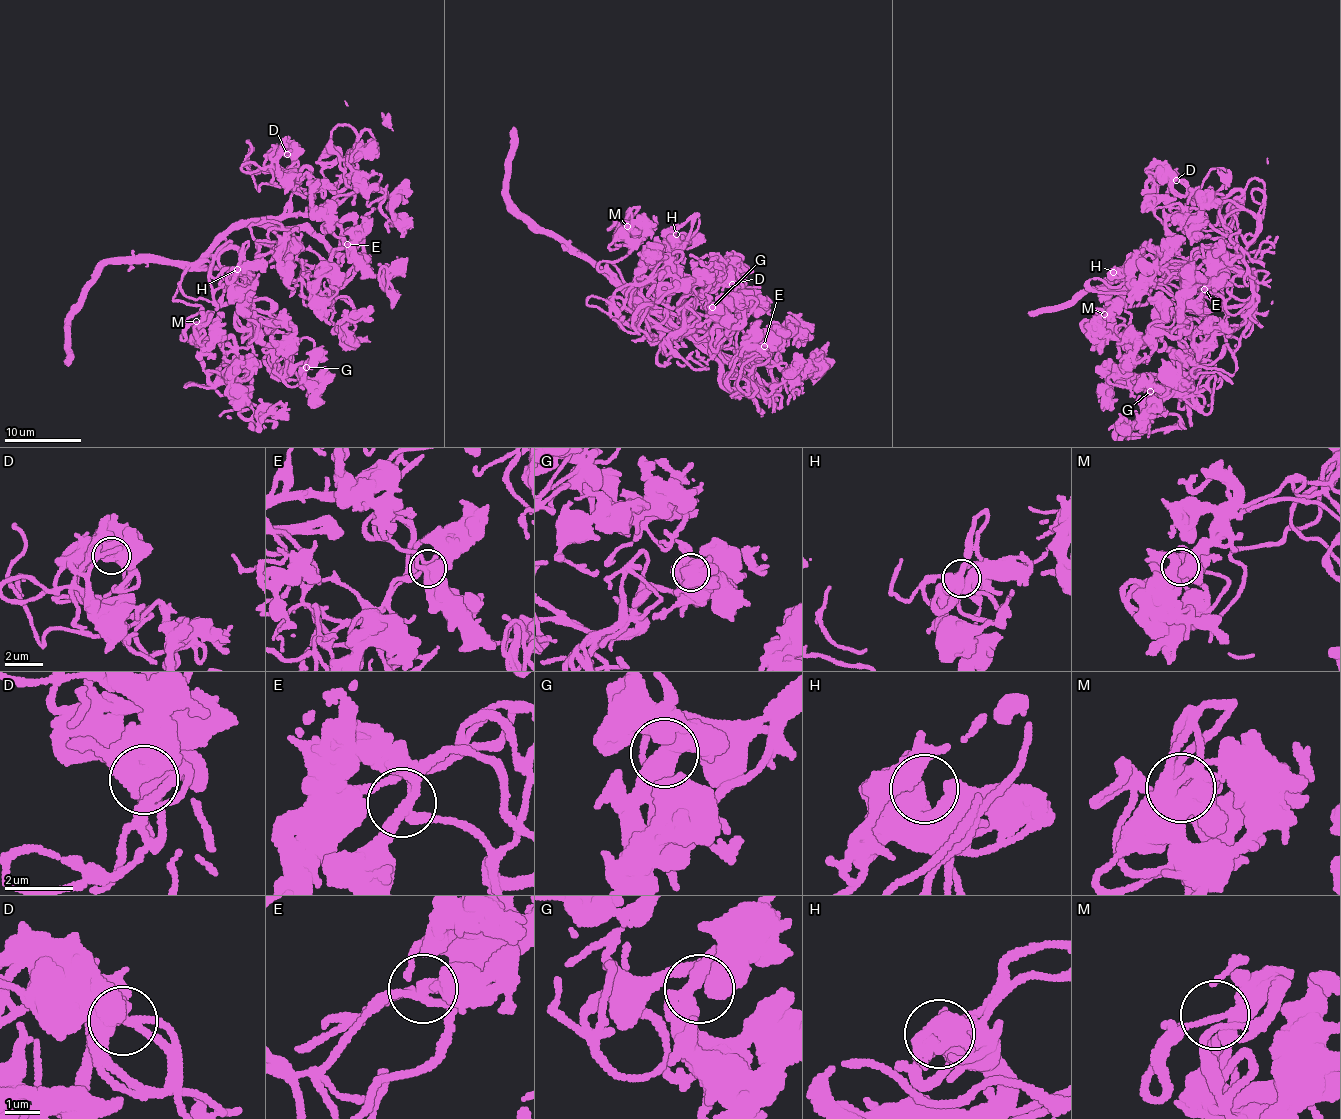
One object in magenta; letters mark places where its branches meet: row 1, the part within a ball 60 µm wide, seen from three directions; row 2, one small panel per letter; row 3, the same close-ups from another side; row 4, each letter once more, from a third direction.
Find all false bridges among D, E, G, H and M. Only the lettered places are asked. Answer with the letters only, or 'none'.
none

